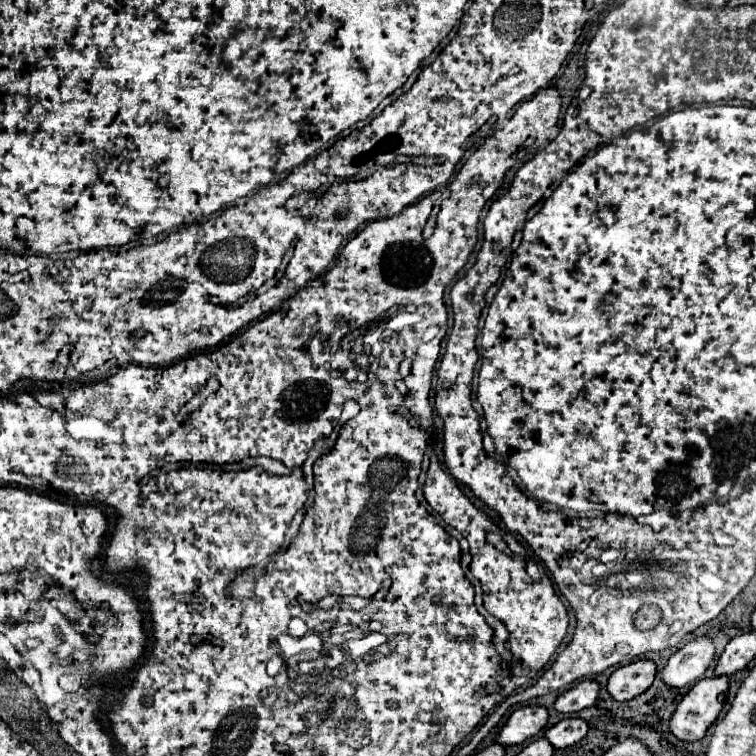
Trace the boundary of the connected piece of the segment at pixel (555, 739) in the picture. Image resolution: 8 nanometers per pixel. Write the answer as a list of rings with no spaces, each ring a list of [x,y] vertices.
[[[564,718],[552,728],[546,730],[548,742],[552,742],[554,748],[568,748],[580,742],[588,732],[588,722],[582,718]]]

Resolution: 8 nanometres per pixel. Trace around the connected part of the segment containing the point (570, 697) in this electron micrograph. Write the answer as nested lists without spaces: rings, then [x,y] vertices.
[[[582,680],[570,690],[562,692],[554,704],[558,712],[570,714],[570,712],[580,712],[582,708],[588,708],[596,702],[600,692],[600,684],[596,680]]]

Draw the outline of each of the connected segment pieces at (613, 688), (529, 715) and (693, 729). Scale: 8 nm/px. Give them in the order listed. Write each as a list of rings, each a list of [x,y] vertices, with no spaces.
[[[636,660],[620,666],[608,680],[608,692],[612,698],[624,702],[650,688],[656,676],[656,664],[652,660]]]
[[[522,706],[514,710],[500,730],[496,742],[502,746],[520,744],[538,734],[548,722],[548,710],[544,706]]]
[[[714,676],[700,680],[690,688],[670,718],[670,730],[678,740],[694,742],[704,738],[706,730],[724,708],[728,682],[726,676]]]

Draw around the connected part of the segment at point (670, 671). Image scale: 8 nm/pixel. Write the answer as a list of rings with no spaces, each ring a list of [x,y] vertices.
[[[696,636],[670,656],[662,672],[662,680],[674,688],[682,688],[688,682],[698,680],[712,660],[714,660],[714,640],[708,636]]]

